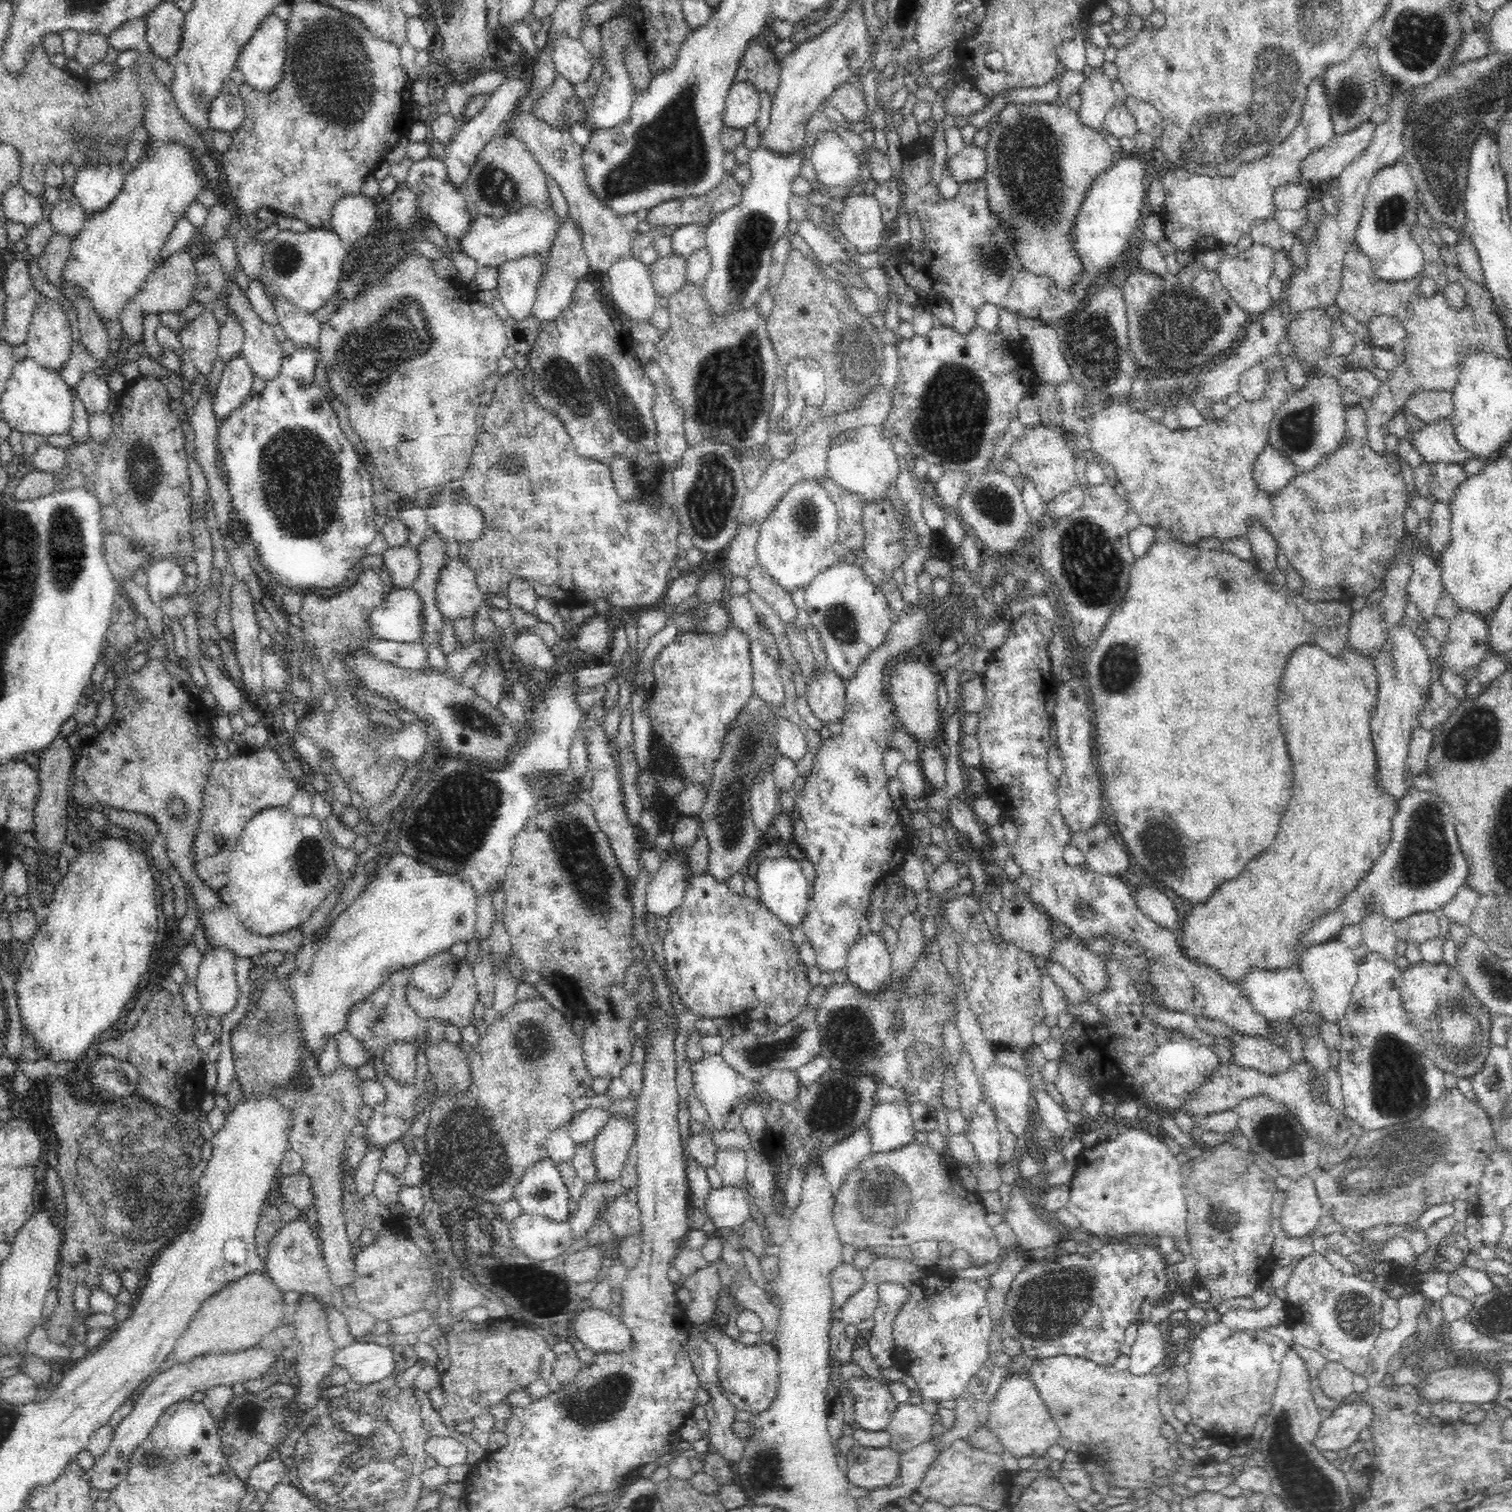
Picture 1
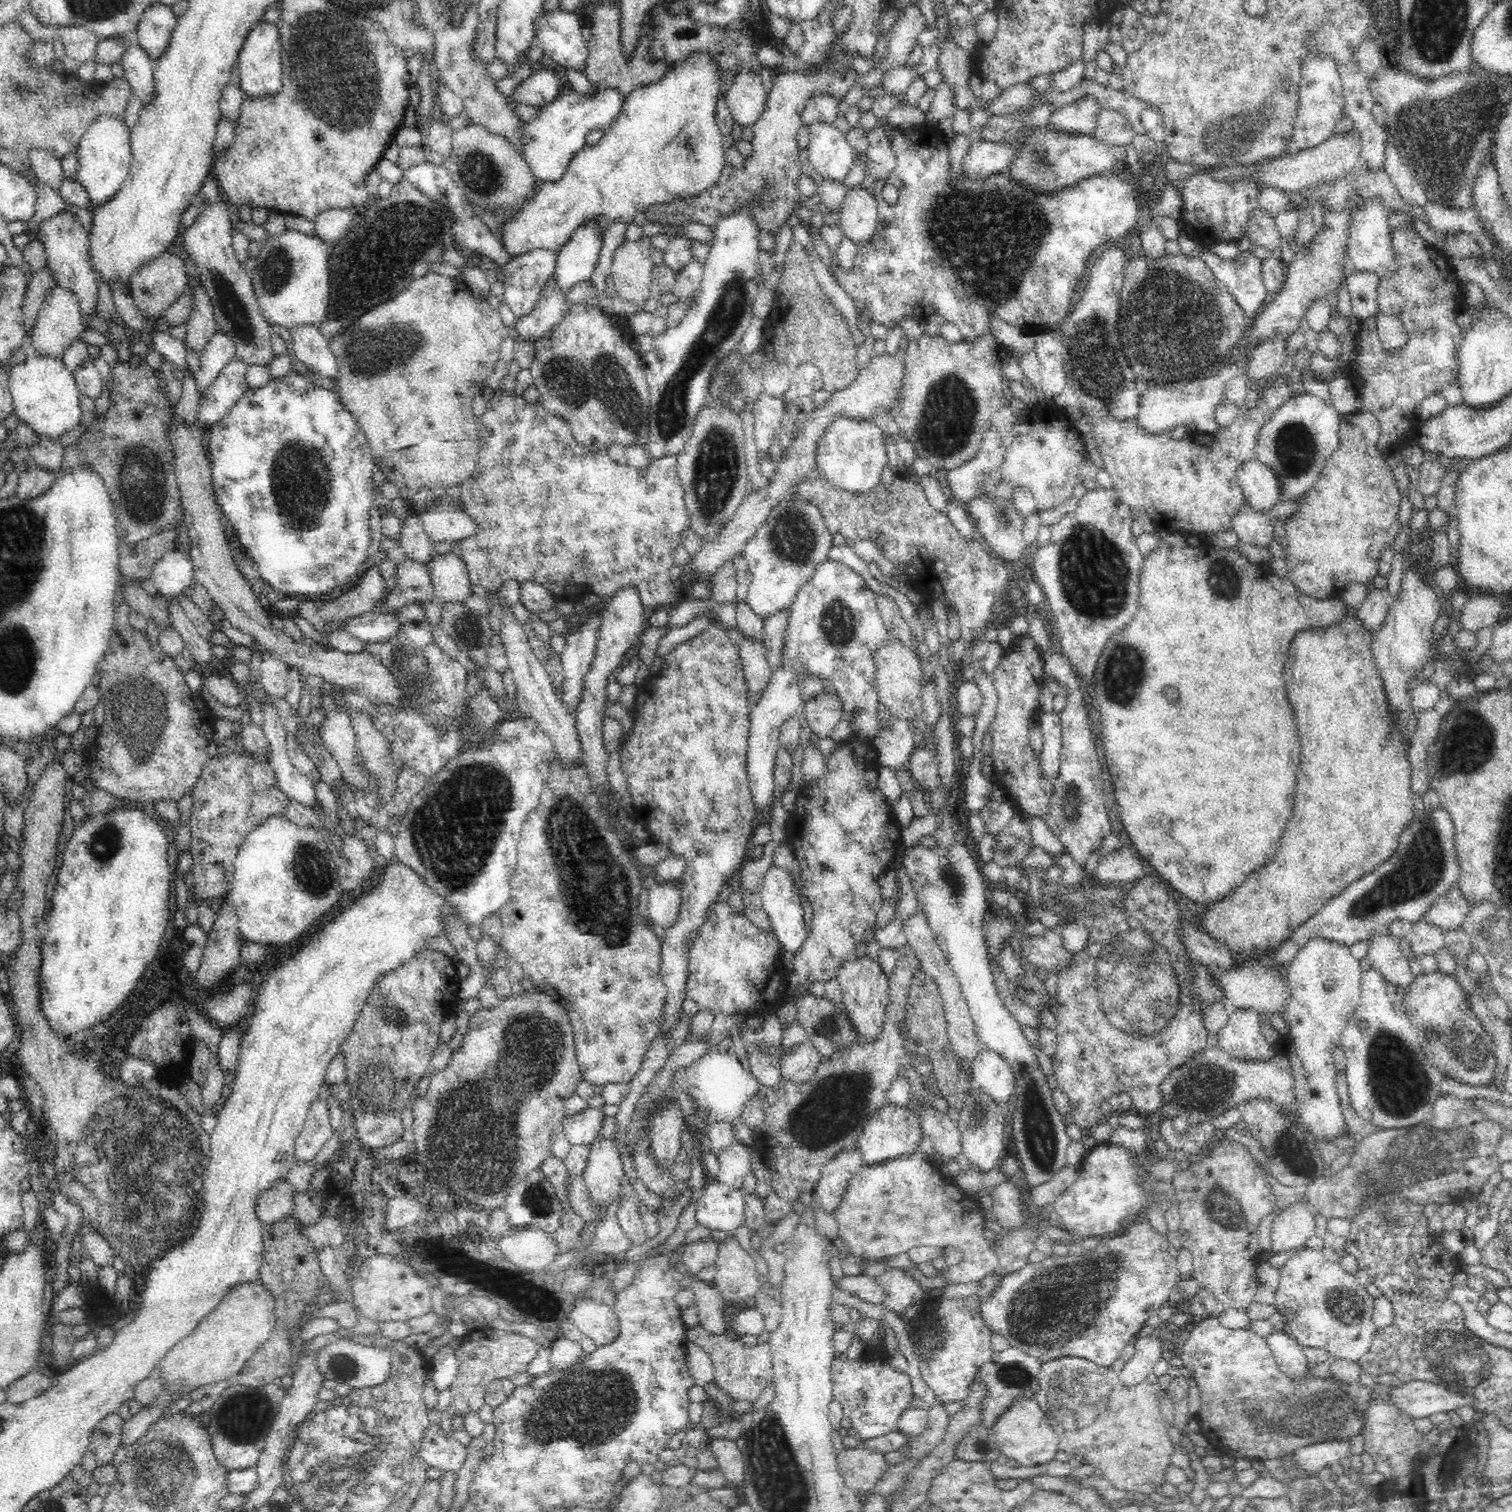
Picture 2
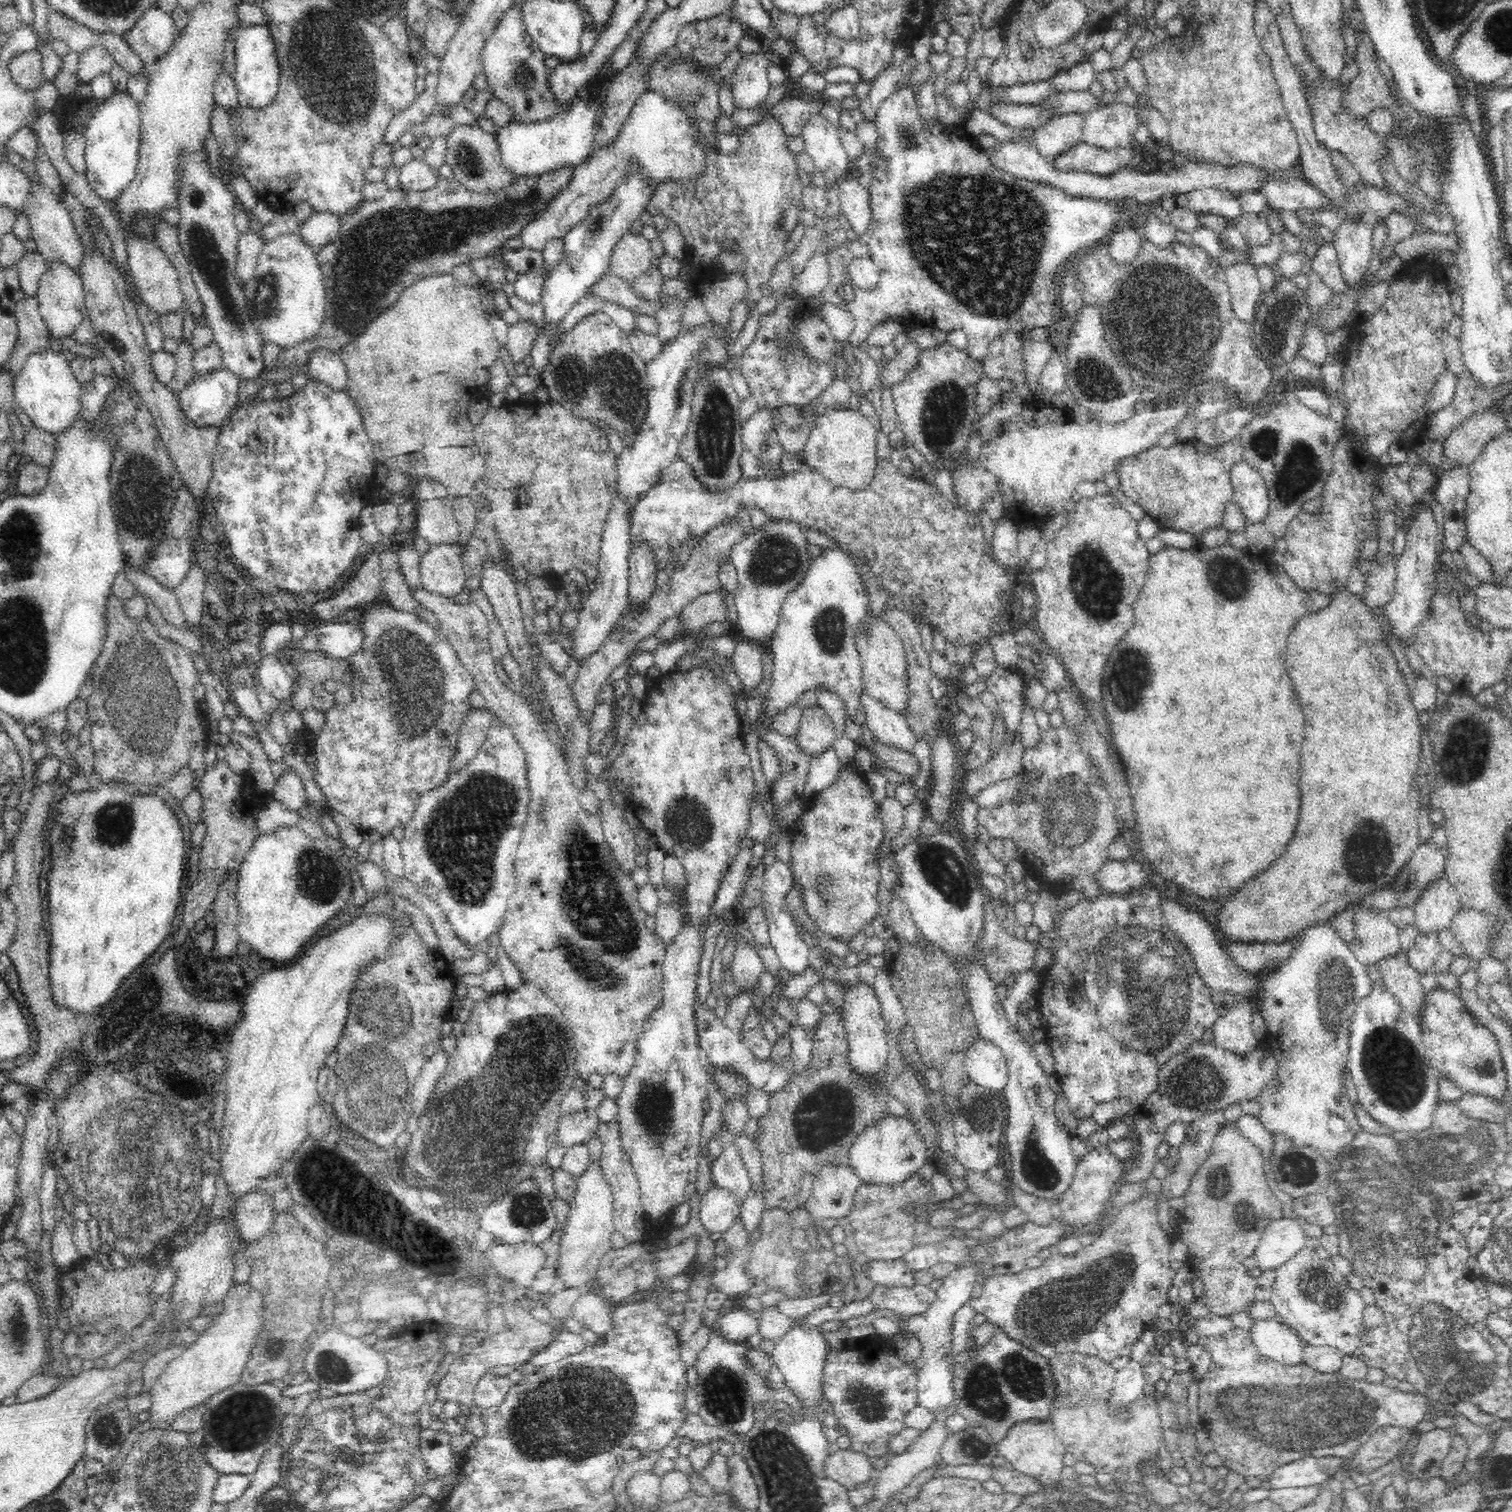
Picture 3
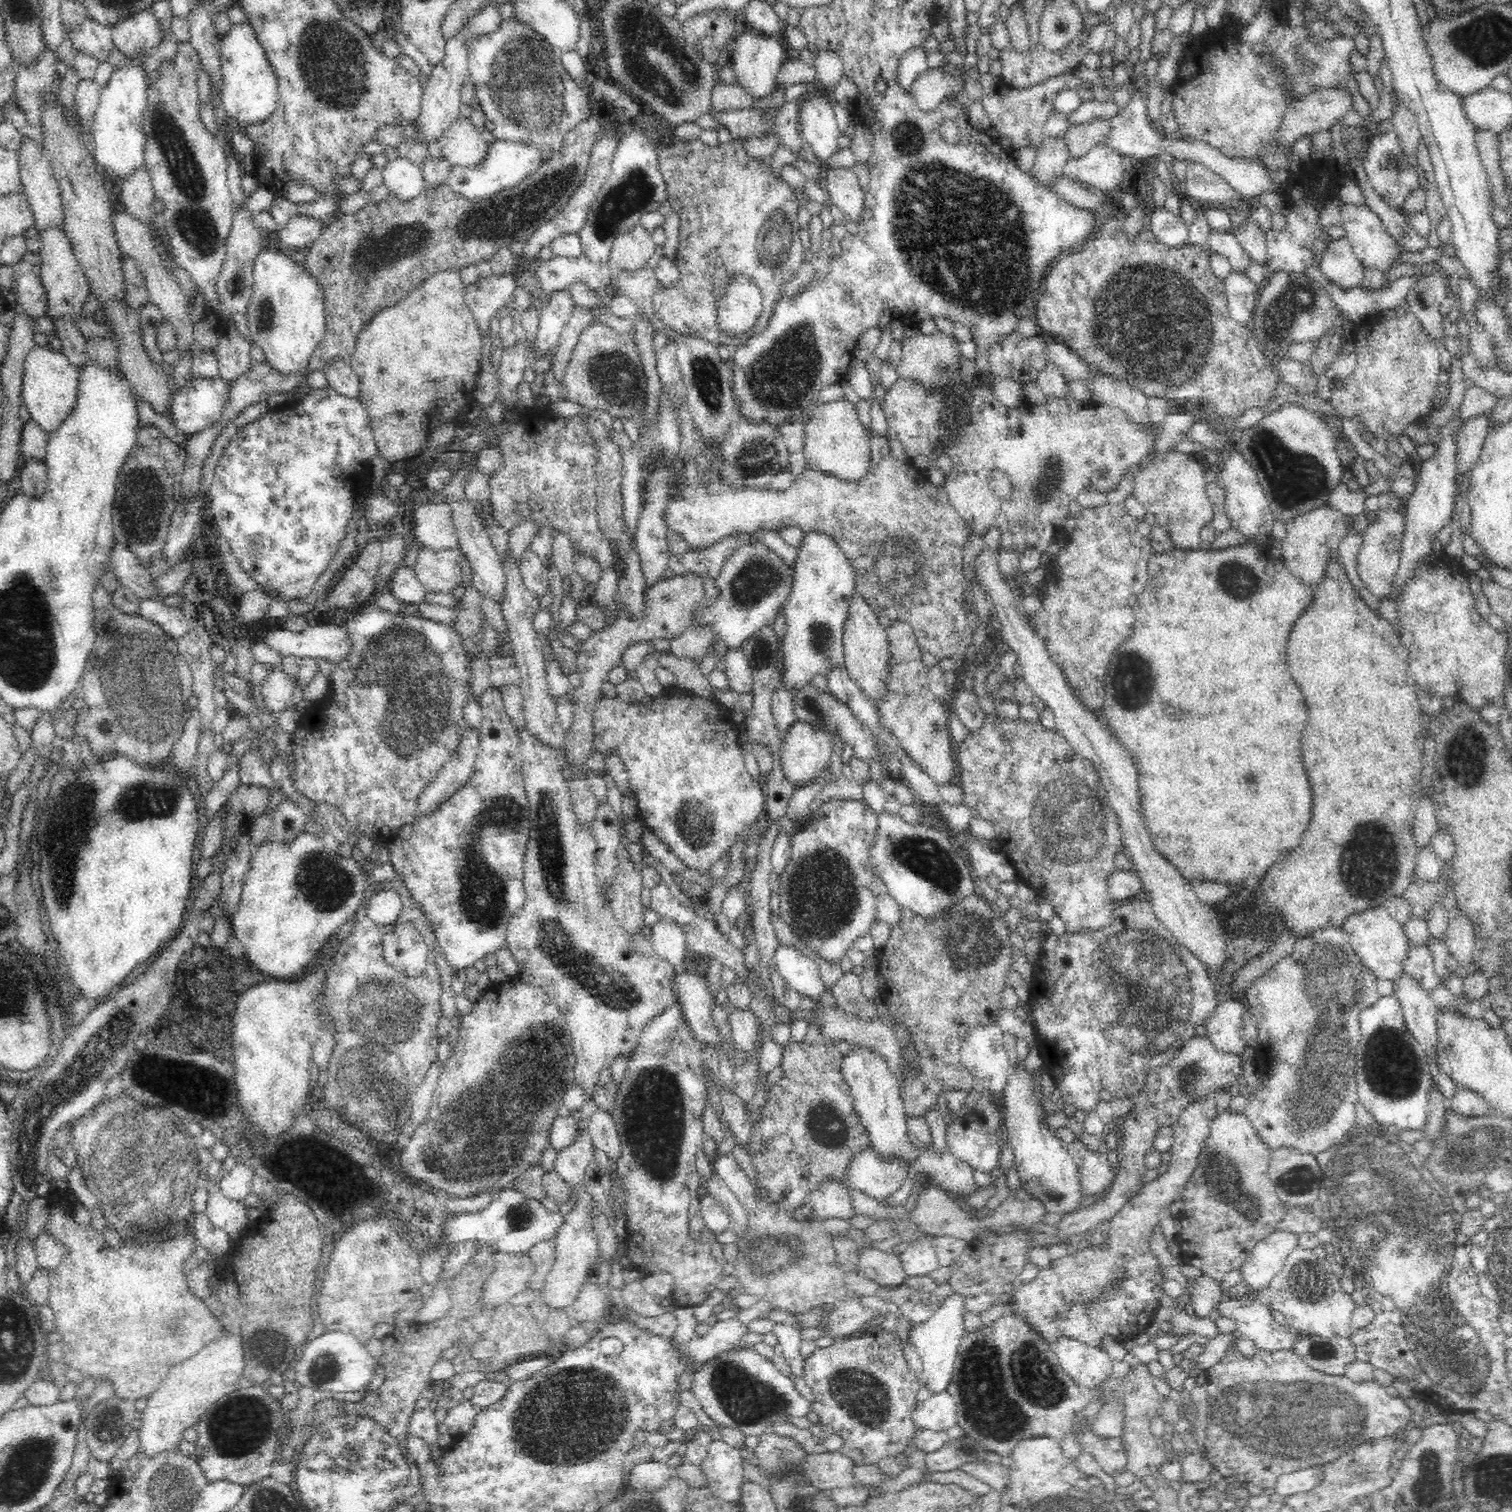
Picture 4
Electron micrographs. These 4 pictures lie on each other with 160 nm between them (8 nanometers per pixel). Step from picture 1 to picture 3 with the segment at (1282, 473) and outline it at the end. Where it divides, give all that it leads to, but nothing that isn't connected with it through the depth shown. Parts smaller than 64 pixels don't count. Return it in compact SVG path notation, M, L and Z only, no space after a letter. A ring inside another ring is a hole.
M1237 462L1231 466L1230 484L1233 501L1246 517L1246 525L1265 522L1269 512L1269 498L1262 475L1247 462Z

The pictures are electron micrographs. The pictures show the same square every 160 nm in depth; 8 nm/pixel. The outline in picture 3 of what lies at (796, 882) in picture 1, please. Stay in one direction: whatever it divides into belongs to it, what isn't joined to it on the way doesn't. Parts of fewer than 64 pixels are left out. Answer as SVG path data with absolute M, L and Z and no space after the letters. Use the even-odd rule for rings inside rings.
M775 860L774 864L764 872L764 893L765 902L763 909L765 910L765 918L770 936L769 946L774 948L774 952L778 954L780 960L780 969L786 970L789 976L800 976L806 972L808 968L808 945L802 940L798 930L799 925L793 916L788 913L786 904L786 895L794 884L794 878L790 866L782 860Z

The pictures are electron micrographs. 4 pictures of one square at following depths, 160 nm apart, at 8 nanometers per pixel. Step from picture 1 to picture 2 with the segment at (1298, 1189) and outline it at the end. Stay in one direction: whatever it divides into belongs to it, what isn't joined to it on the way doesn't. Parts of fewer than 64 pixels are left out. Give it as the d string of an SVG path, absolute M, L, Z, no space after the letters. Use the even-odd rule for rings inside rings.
M1303 1200L1282 1209L1273 1219L1269 1254L1302 1248L1304 1243L1308 1243L1314 1236L1316 1216Z

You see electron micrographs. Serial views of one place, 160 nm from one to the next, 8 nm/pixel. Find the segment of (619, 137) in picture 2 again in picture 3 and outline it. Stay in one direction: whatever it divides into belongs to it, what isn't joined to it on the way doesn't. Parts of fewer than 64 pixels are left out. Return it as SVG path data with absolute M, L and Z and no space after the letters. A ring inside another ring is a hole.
M644 92L636 100L628 122L620 130L620 138L612 146L598 148L598 152L592 151L584 163L576 165L573 184L566 191L560 192L556 200L552 200L548 210L538 220L530 222L520 232L522 246L541 251L549 238L564 237L570 227L583 218L592 203L609 197L614 191L616 182L622 178L625 160L632 155L640 157L644 165L644 175L653 182L655 189L666 178L683 182L696 178L703 163L703 150L697 142L699 134L692 119L677 104L668 102L658 92Z

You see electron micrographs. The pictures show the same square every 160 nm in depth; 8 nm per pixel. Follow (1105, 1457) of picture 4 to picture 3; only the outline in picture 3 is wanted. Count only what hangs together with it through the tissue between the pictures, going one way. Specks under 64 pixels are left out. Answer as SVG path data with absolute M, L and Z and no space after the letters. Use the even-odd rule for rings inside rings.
M1078 1352L1056 1354L1050 1360L1051 1372L1053 1372L1054 1378L1058 1378L1059 1385L1059 1398L1055 1405L1055 1412L1051 1417L1053 1429L1057 1432L1058 1438L1070 1450L1070 1454L1074 1458L1090 1462L1096 1471L1107 1472L1116 1483L1141 1483L1142 1472L1139 1471L1138 1466L1142 1461L1156 1457L1154 1454L1158 1454L1164 1434L1158 1402L1150 1401L1150 1399L1134 1402L1124 1414L1120 1415L1120 1422L1108 1422L1112 1418L1108 1413L1107 1400L1116 1374L1112 1364L1105 1362L1098 1356L1079 1354Z

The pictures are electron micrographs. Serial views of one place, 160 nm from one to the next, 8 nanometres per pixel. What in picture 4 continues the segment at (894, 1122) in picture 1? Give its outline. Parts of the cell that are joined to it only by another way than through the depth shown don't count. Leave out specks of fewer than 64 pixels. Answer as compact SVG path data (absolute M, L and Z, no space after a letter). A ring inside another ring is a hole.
M868 1146L850 1162L845 1184L884 1203L906 1180L910 1166L895 1160L879 1160Z

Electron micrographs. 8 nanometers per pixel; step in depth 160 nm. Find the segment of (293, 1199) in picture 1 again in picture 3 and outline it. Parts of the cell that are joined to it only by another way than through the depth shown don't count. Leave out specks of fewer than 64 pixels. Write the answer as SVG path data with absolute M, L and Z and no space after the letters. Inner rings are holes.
M252 1191L232 1199L228 1212L239 1242L248 1247L266 1234L276 1215L276 1205L272 1201L272 1194Z

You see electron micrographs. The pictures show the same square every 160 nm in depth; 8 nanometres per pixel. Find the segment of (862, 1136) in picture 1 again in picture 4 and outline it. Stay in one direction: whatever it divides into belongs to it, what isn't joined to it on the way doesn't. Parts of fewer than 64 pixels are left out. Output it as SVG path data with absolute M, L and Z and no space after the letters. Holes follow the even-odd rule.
M835 1180L822 1182L822 1188L812 1194L812 1212L820 1221L830 1218L852 1221L856 1214L849 1192L845 1183L839 1184Z

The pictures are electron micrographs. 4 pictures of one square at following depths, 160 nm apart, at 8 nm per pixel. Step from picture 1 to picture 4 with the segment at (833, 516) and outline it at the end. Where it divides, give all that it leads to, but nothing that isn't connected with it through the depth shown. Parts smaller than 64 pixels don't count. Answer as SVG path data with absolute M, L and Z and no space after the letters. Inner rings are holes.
M756 542L756 546L746 543L734 550L730 558L724 562L721 571L715 578L715 585L717 595L715 597L705 596L695 606L688 625L709 630L712 642L722 644L727 651L738 650L742 643L762 625L773 623L776 620L776 615L786 602L791 589L791 566L787 566L782 561L782 557L778 557L777 553L770 551L763 543Z

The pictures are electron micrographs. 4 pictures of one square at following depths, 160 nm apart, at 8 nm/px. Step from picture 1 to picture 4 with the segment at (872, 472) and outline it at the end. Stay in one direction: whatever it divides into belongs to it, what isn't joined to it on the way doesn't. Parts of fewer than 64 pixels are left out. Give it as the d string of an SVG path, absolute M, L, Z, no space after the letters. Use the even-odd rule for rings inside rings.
M839 400L839 402L828 402L828 404L815 406L810 412L810 420L803 428L803 453L806 457L806 466L838 479L858 481L867 473L872 461L871 435L871 430L859 422L856 405L846 400Z

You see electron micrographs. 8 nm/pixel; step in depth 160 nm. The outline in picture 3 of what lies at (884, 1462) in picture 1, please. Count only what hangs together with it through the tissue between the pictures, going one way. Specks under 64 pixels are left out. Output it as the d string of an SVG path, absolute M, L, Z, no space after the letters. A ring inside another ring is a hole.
M833 1447L824 1459L823 1472L826 1479L848 1490L868 1482L874 1475L875 1469L865 1454Z

